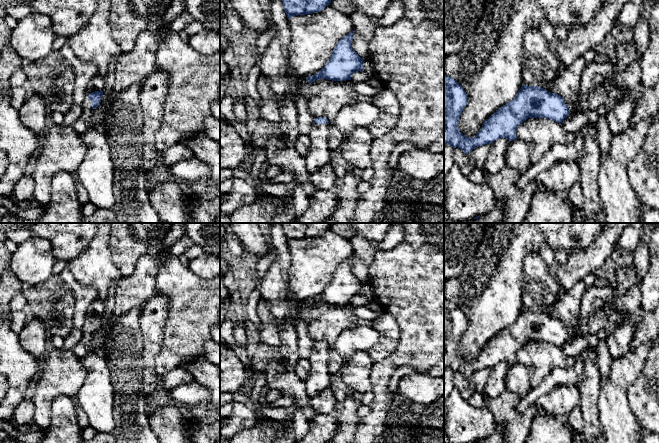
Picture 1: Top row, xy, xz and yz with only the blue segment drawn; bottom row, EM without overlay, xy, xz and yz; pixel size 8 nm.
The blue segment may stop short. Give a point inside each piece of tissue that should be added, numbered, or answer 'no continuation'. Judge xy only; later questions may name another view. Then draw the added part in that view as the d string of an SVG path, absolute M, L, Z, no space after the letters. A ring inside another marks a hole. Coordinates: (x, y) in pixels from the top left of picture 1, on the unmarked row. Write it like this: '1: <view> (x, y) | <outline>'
1: xy (97, 307) | M95 300L94 302L90 303L87 309L86 321L82 328L82 331L85 333L92 333L92 327L88 322L88 319L95 315L103 315L104 310L105 310L105 305L103 302Z

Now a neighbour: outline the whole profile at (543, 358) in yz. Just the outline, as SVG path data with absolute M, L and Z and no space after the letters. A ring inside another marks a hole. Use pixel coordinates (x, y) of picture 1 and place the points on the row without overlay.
M528 342L516 355L517 363L529 366L533 373L531 387L537 387L557 367L568 368L574 358L566 357L561 348L546 342Z

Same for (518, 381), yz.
M516 363L509 368L506 379L506 390L518 394L521 398L531 390L533 370L529 366Z

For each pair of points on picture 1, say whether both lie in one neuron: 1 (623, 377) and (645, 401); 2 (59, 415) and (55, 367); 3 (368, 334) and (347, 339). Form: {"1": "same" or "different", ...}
{"1": "different", "2": "different", "3": "same"}

